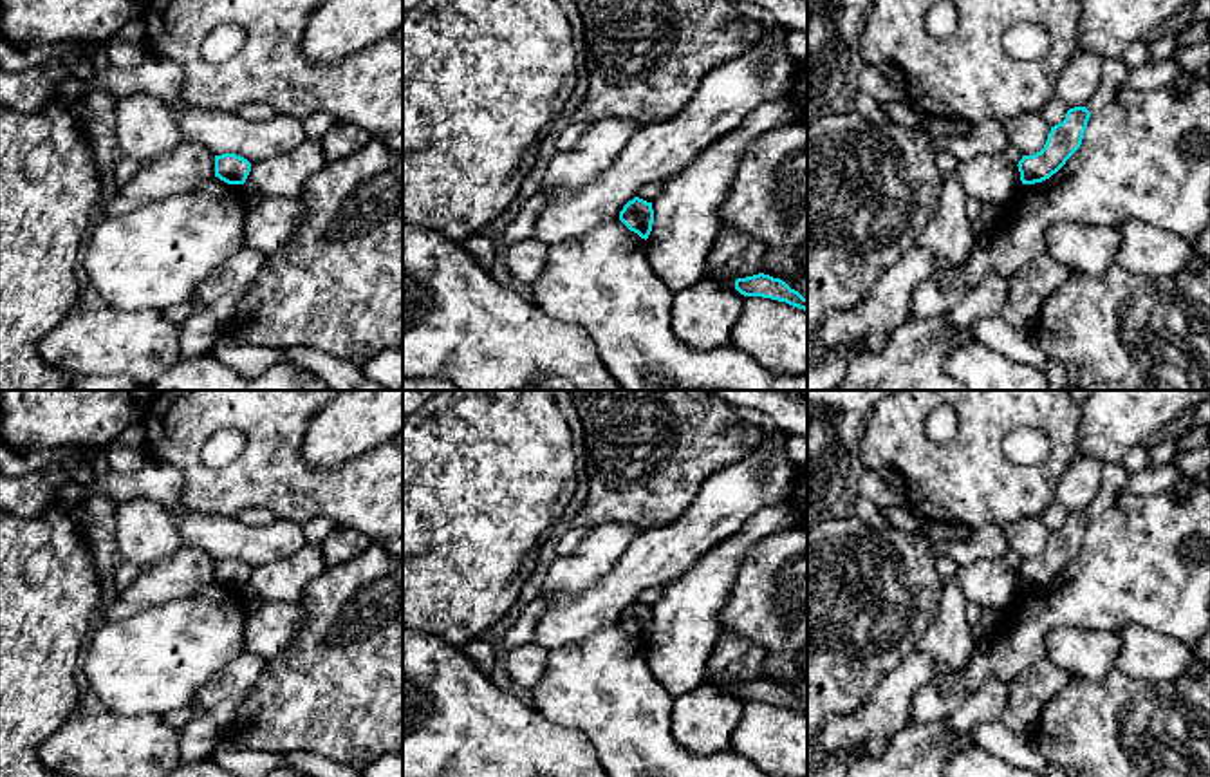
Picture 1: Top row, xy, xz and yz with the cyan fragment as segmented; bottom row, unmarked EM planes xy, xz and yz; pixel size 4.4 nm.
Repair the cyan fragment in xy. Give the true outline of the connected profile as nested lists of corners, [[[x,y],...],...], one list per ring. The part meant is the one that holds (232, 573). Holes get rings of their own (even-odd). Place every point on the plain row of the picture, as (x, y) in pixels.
[[[237,558],[215,560],[215,582],[228,589],[244,589],[251,576],[251,567]]]

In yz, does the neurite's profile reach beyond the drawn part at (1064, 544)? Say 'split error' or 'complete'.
complete

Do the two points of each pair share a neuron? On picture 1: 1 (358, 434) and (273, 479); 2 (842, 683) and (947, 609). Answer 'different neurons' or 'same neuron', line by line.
1: different neurons
2: different neurons

